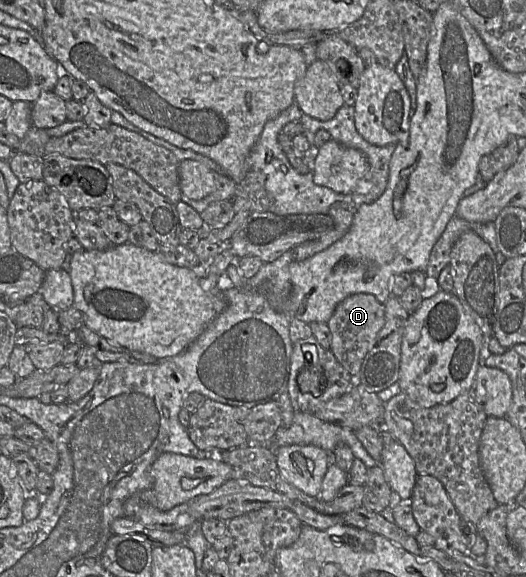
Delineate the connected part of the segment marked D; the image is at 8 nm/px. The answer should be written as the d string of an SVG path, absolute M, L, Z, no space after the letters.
M353 294L337 305L332 317L327 322L331 332L330 351L351 376L359 373L363 359L373 347L384 323L384 304L380 303L372 294Z

